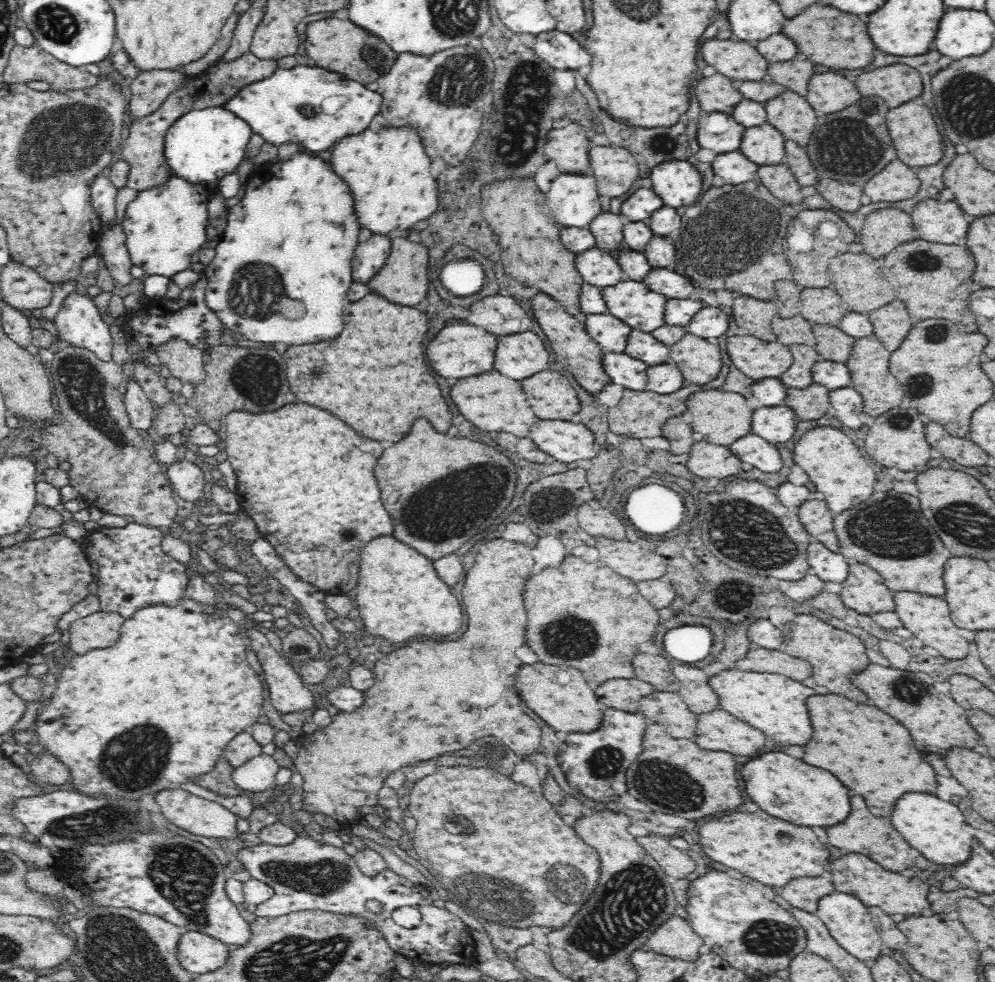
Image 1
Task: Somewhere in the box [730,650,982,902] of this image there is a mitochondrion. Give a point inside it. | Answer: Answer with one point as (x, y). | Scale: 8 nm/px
(908, 691)

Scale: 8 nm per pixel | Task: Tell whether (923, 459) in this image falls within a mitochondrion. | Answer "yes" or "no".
no

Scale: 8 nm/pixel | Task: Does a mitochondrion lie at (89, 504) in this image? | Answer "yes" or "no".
no

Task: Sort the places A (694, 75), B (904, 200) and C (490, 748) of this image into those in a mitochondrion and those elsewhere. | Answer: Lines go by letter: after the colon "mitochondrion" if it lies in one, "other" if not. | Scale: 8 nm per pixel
A: other
B: other
C: other

